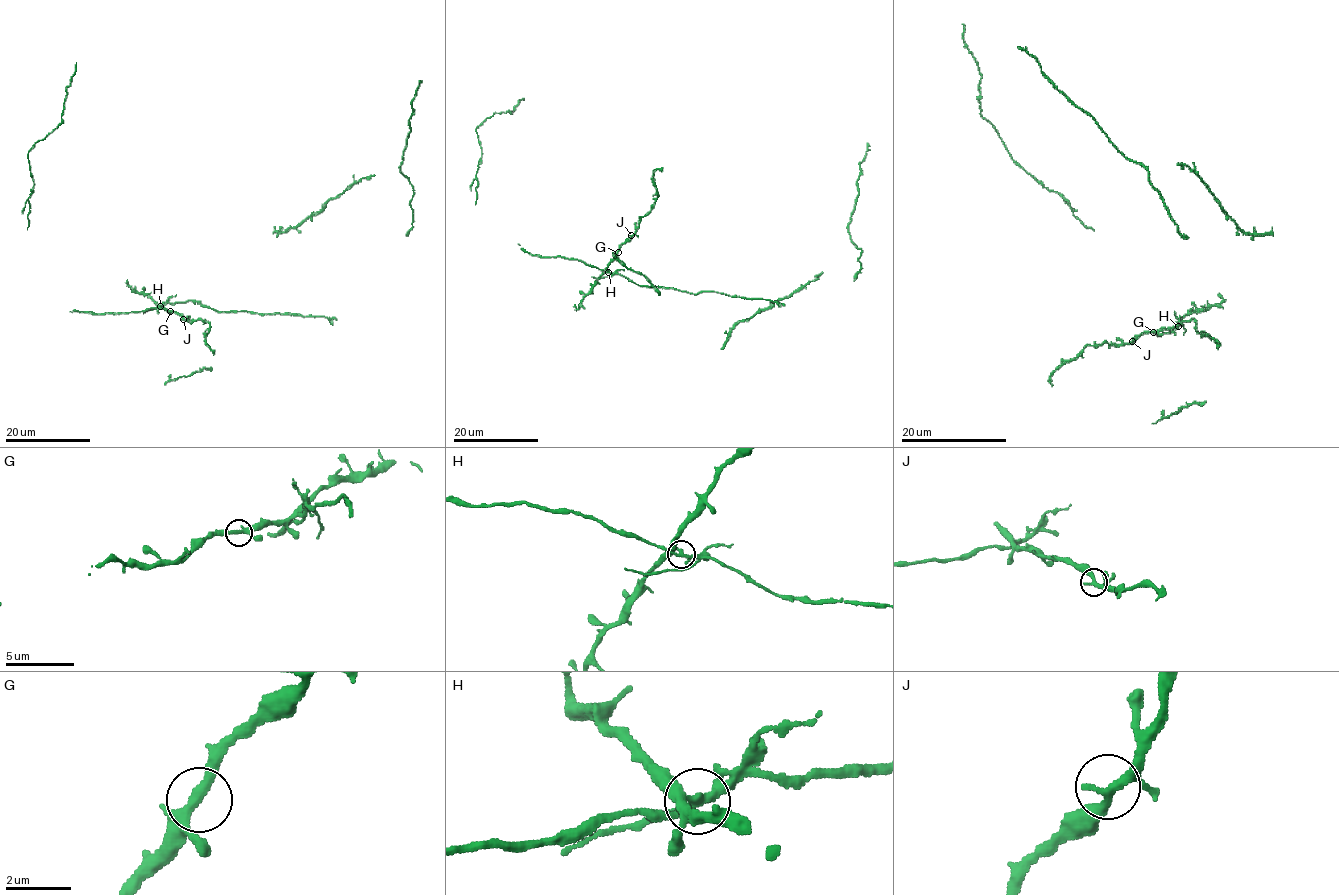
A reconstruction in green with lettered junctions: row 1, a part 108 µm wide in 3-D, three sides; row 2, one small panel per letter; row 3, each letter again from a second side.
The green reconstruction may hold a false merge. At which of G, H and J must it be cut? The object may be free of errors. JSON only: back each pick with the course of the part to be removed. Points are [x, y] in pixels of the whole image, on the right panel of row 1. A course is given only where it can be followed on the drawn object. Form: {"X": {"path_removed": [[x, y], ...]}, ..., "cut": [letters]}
{"H": {"path_removed": [[1178, 326], [1179, 322], [1194, 319], [1198, 332], [1204, 332], [1202, 335], [1219, 341]]}, "cut": ["H"]}

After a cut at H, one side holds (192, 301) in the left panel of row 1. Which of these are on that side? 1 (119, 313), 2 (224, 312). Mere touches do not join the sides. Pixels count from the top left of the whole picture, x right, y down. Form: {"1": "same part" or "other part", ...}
{"1": "same part", "2": "same part"}

